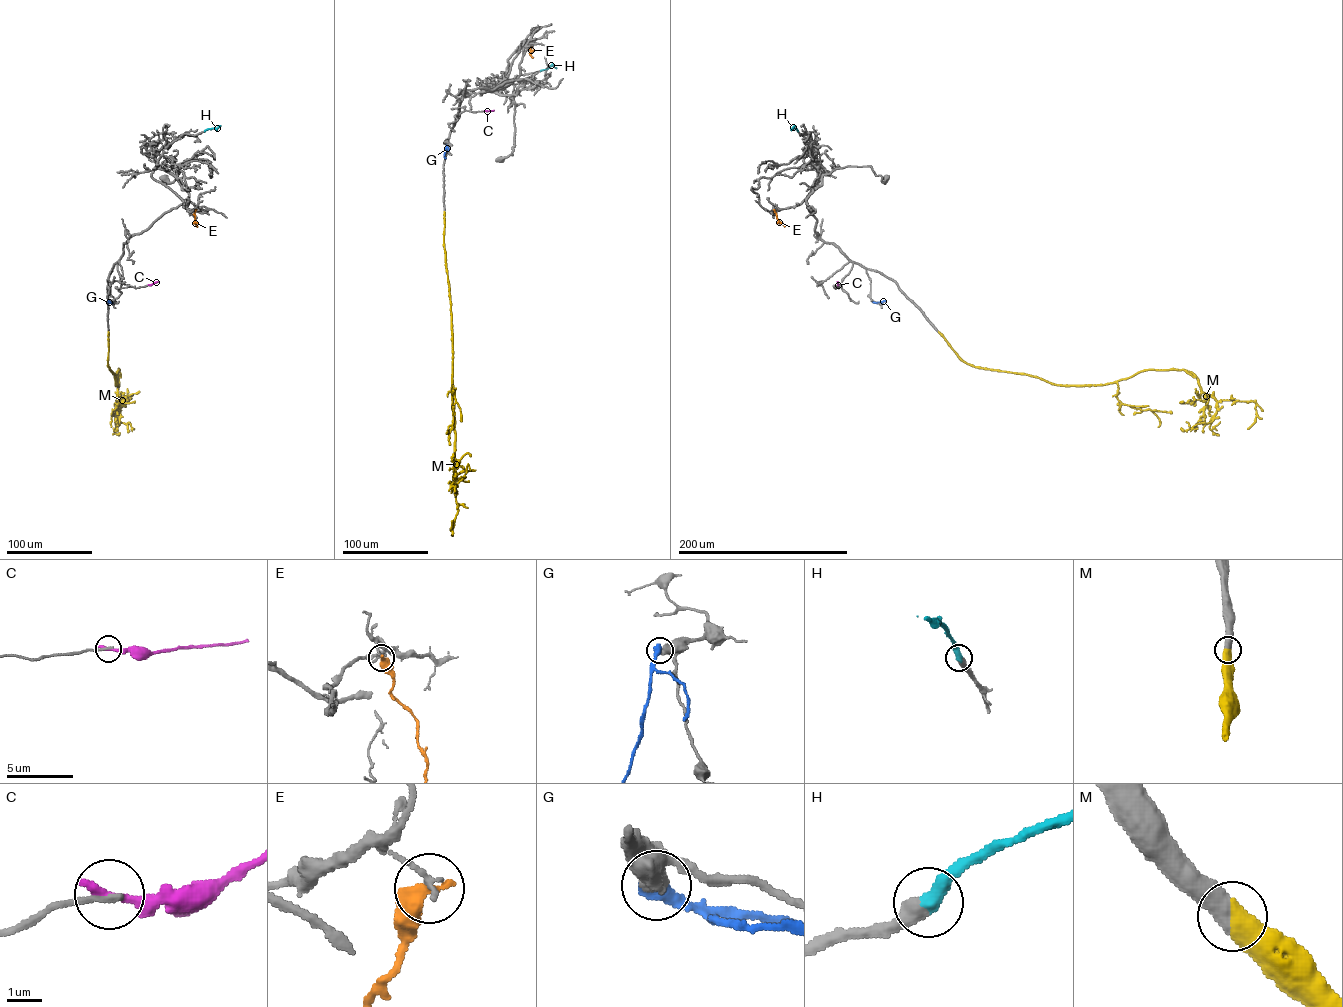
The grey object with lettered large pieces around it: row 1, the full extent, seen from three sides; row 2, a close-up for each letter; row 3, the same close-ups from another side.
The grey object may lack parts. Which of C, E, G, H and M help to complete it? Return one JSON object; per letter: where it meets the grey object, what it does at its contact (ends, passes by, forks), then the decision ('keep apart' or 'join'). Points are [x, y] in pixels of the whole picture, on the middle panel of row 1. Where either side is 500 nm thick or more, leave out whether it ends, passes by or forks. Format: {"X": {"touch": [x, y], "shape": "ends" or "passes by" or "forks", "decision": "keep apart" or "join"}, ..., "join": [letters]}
{"C": {"touch": [485, 111], "shape": "ends", "decision": "keep apart"}, "E": {"touch": [532, 47], "shape": "ends", "decision": "keep apart"}, "G": {"touch": [446, 145], "decision": "keep apart"}, "H": {"touch": [540, 70], "shape": "ends", "decision": "join"}, "M": {"touch": [444, 211], "decision": "join"}, "join": ["H", "M"]}

